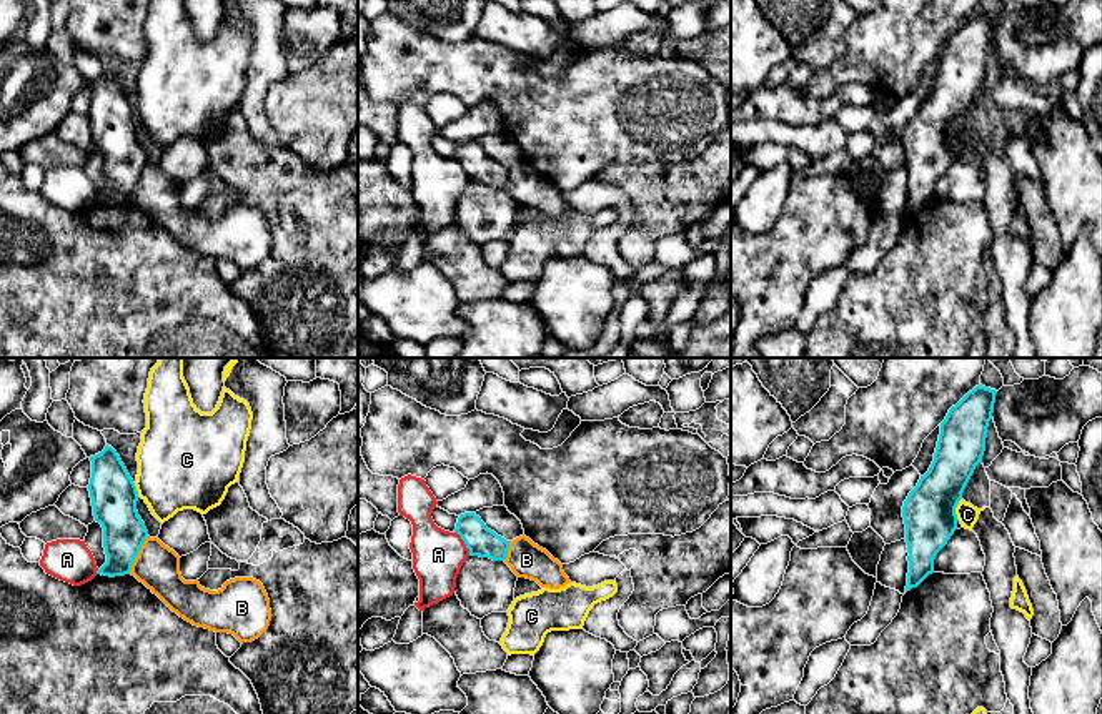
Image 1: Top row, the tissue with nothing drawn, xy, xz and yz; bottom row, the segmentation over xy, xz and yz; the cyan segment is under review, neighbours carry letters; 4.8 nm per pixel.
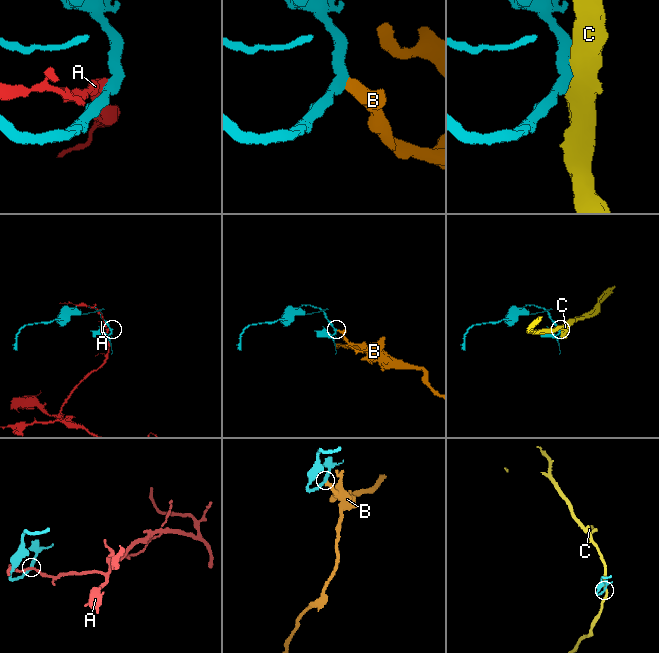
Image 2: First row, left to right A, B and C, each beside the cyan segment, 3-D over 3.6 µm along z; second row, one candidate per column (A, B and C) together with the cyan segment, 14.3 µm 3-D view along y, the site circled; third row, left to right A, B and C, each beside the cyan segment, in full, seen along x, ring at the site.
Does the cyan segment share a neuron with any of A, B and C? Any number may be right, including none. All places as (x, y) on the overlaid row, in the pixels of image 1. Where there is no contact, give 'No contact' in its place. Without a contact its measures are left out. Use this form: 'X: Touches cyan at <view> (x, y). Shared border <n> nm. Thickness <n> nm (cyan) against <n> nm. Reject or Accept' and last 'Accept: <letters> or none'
A: Touches cyan at xz (465, 543). Shared border 140 nm. Thickness 140 nm (cyan) against 240 nm. Reject
B: Touches cyan at xy (137, 555). Shared border 200 nm. Thickness 200 nm (cyan) against 220 nm. Reject
C: Touches cyan at yz (954, 510). Shared border 110 nm. Thickness 260 nm (cyan) against 100 nm. Reject
Accept: none

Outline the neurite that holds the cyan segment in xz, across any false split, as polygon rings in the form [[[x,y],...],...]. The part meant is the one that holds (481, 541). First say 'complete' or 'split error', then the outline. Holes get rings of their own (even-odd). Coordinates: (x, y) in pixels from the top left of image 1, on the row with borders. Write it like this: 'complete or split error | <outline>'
complete | [[[464,513],[458,518],[456,529],[469,549],[469,556],[489,558],[504,561],[509,549],[509,541],[488,529],[479,516]]]

